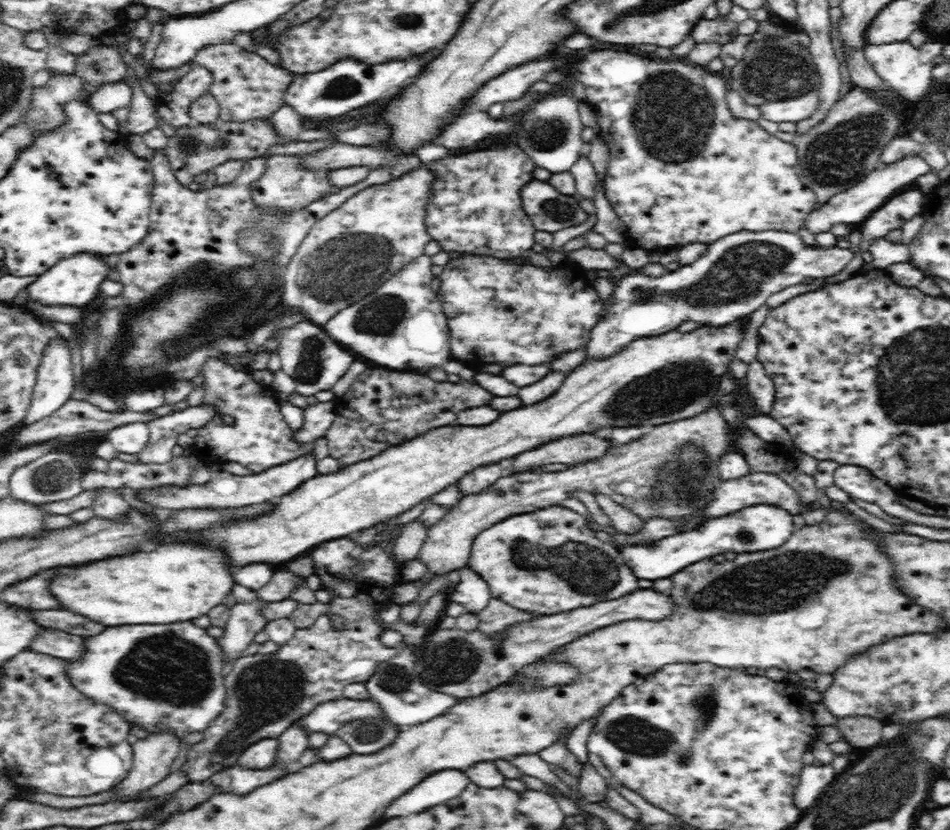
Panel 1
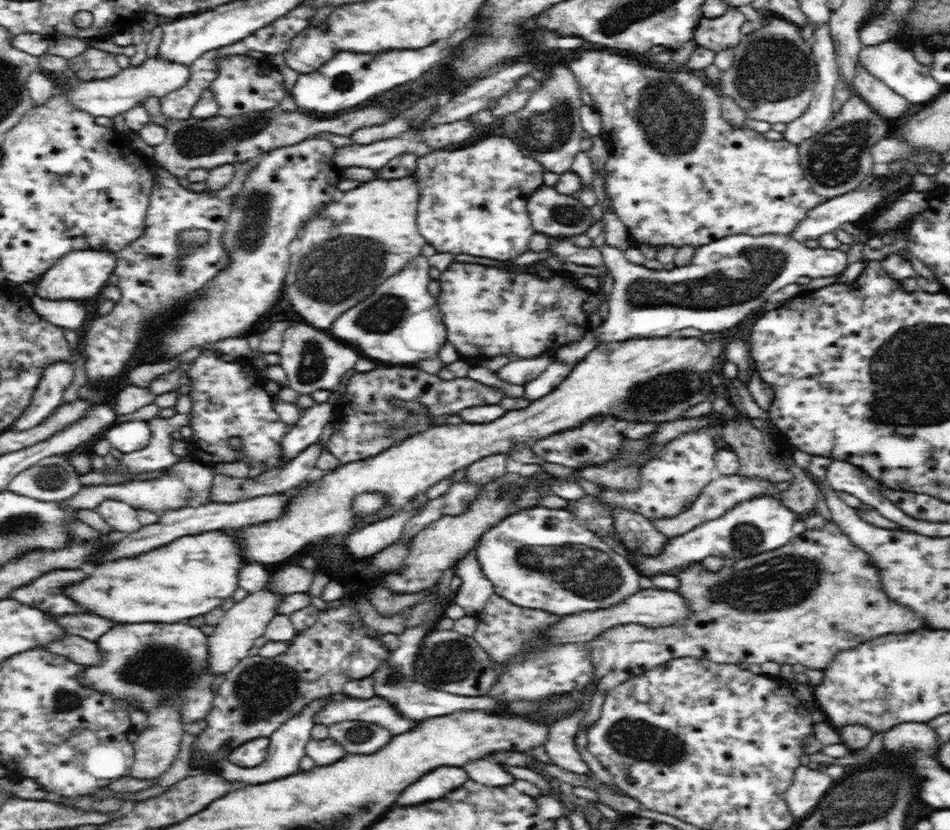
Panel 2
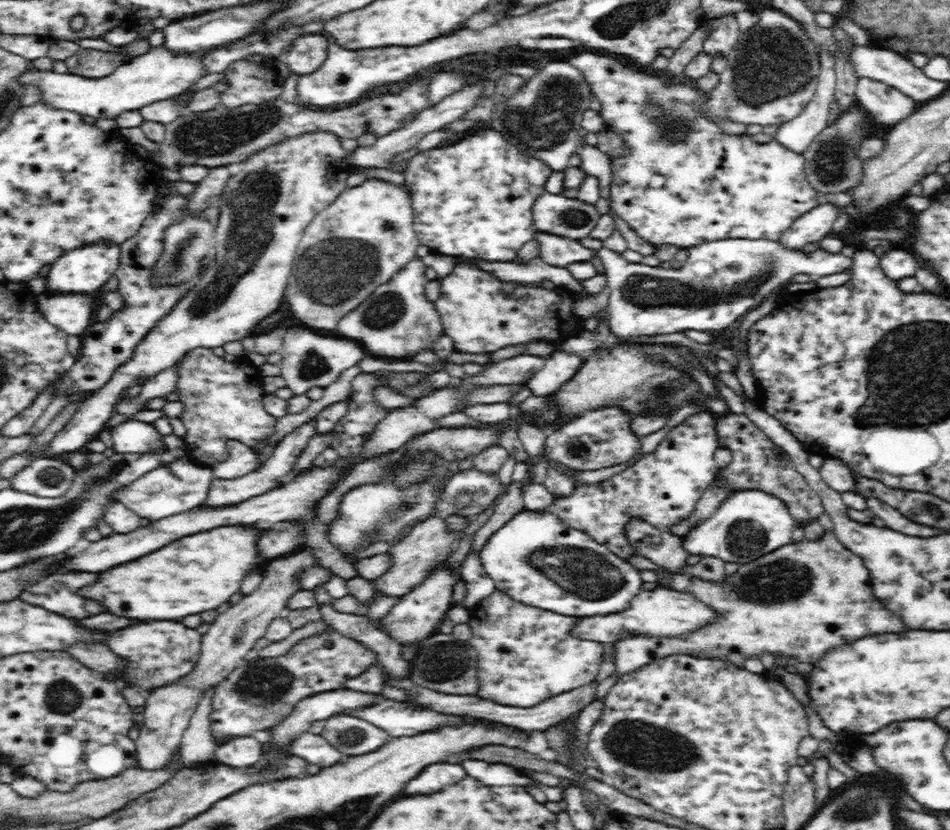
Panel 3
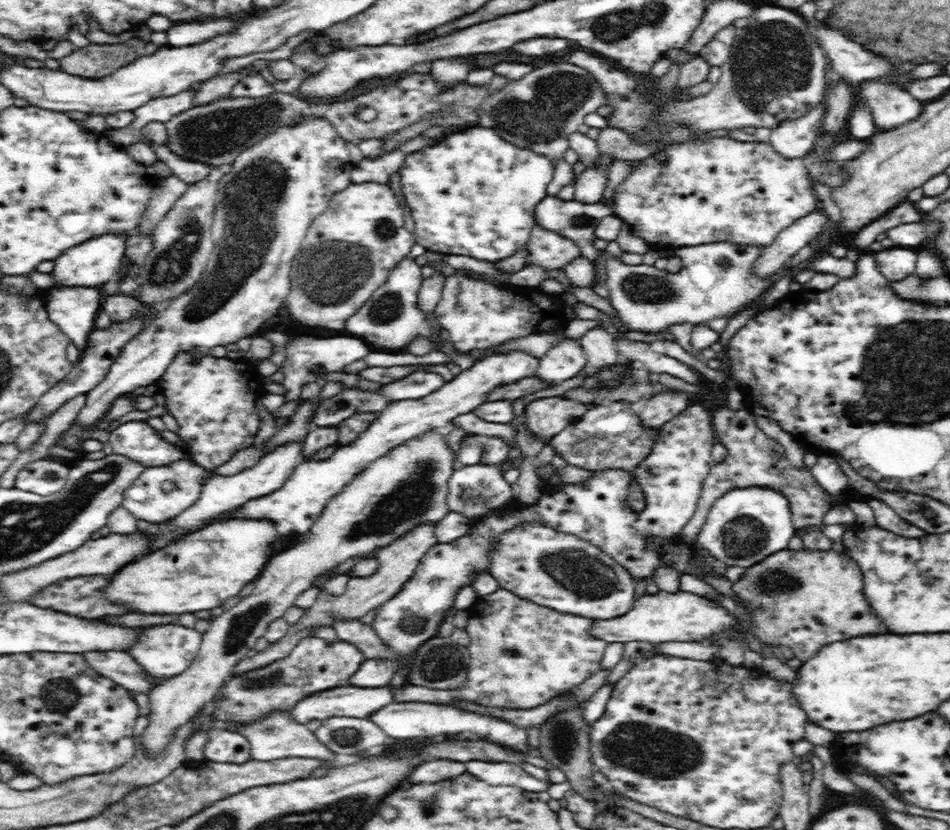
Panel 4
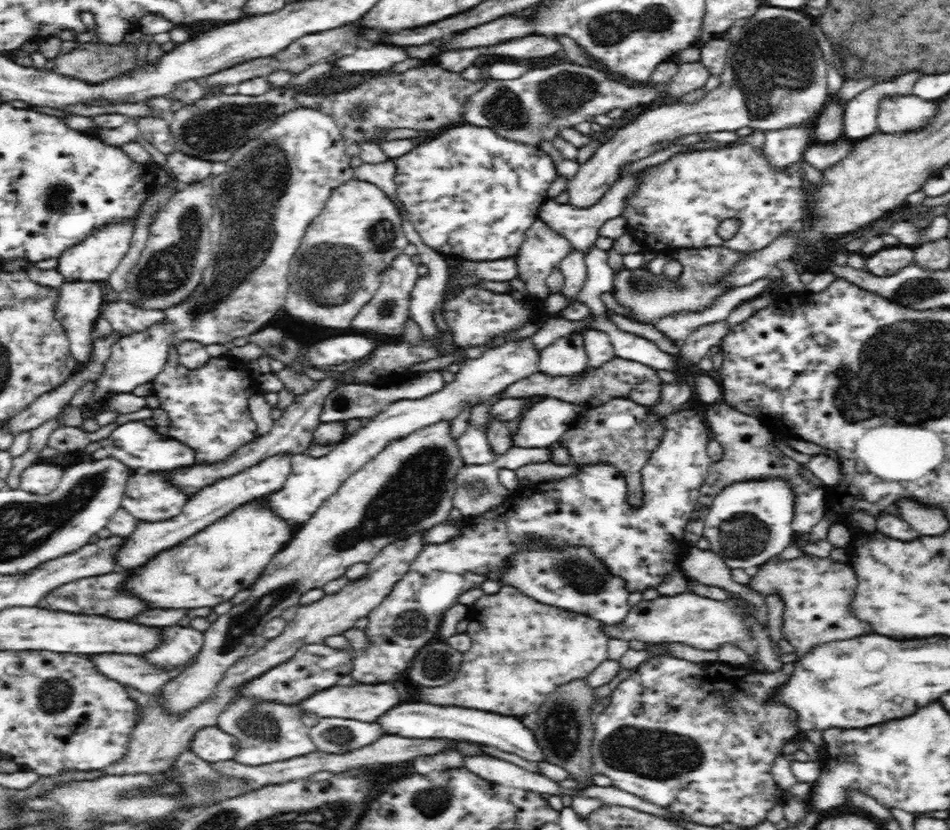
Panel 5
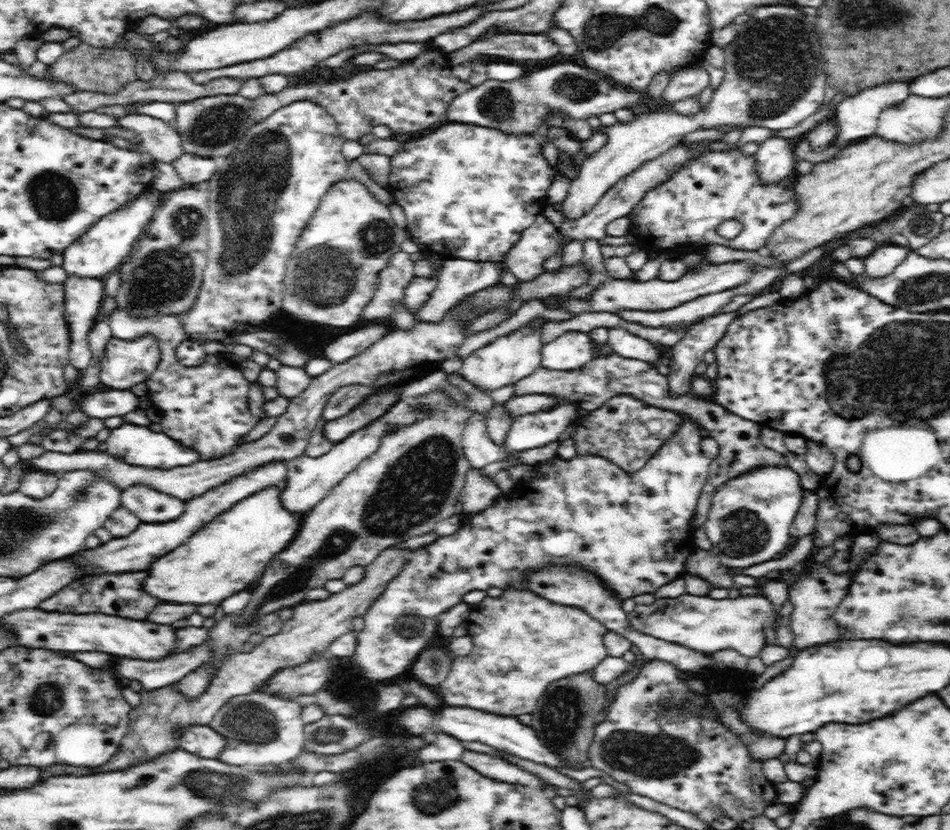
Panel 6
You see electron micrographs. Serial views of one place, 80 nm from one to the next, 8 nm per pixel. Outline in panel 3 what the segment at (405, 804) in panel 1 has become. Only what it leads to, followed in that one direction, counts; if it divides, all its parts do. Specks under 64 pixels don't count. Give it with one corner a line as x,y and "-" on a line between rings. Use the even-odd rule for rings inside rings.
436,764
428,766
416,782
408,782
404,788
404,794
434,794
446,788
448,784
456,784
466,776
466,770
462,770
460,764

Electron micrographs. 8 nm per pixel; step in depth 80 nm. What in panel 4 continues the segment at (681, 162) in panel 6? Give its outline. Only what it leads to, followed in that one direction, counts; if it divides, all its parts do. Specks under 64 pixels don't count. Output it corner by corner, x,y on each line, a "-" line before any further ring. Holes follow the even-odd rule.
546,196
535,208
536,223
542,225
548,230
552,230
574,241
577,247
580,247
580,254
584,258
594,260
599,251
593,246
594,240
597,238
595,230
600,224
600,220
604,220
608,216
616,216
616,210
613,209
613,201
600,200
594,204
581,203
578,201
562,201
556,196

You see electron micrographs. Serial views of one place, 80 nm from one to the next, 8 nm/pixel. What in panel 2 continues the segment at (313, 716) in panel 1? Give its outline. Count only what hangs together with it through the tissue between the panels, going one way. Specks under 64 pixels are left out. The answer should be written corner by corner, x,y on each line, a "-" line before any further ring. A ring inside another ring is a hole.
374,696
370,699
345,700
344,702
334,702
320,711
315,718
318,724
325,724
327,727
340,720
362,720
364,722
374,722
380,726
386,726
392,730
392,734
402,734
412,730
418,722
404,722
396,710
392,710
392,705
384,698

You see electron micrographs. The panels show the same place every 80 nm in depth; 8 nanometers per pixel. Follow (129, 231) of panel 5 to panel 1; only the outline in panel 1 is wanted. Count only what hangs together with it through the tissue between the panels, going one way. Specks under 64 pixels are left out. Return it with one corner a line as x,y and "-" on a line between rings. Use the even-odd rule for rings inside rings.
78,253
59,260
50,270
39,274
36,282
28,286
28,296
40,304
54,306
54,304
70,304
70,306
84,306
94,300
101,292
102,282
106,280
109,265
106,255
98,253

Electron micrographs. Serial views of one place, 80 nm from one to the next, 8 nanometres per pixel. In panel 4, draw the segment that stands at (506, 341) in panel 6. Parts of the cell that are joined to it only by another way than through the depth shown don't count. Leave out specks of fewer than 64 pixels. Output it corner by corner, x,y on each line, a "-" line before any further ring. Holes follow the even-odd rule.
521,349
493,352
488,356
484,356
484,358
475,360
470,368
464,368
460,374
456,374
451,381
445,382
442,388
431,392
428,396
424,396
424,398
419,398
418,400
398,400
390,403
384,410
379,412
380,416
371,422
367,430
361,433
359,438
356,438
355,442
352,442
350,445
335,446
334,451
320,459
302,456
298,464
296,464
294,472
290,474
290,478
286,480
282,488
272,491
270,494
249,500
246,504
234,509
231,513
222,516
222,518
242,518
242,516
244,518
267,518
268,520
274,520
273,523
276,525
279,534
302,536
316,522
316,518
322,512
322,508
324,508
326,502
332,496
338,494
354,478
354,475
362,472
370,462
380,458
380,456
384,456
388,450
394,449
395,446
400,446
404,442
410,441
411,438
424,435
430,430
438,429
444,432
450,432
451,428
449,426
454,418
460,416
460,414
473,412
477,406
484,404
486,401
490,401
487,400
487,396
495,388
534,376
534,374
537,374
538,366
539,358

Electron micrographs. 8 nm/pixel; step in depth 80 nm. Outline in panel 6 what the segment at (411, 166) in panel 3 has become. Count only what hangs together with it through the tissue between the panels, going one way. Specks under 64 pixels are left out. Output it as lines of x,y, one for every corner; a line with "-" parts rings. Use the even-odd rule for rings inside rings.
452,123
440,126
439,129
430,130
428,134
420,138
411,139
402,142
402,149
391,156
391,172
389,192
392,195
393,201
402,207
408,221
407,231
416,238
416,242
427,247
428,252
439,256
442,259
464,259
476,262
501,262
504,254
518,242
520,232
530,226
534,225
536,218
543,215
544,209
549,204
547,193
555,181
557,174
562,174
570,183
577,178
579,173
579,166
571,164
573,157
566,155
564,151
558,152
558,164
551,166
550,162
544,158
542,146
540,146
539,139
532,134
506,134
496,128
488,128
488,126
474,126
470,123

